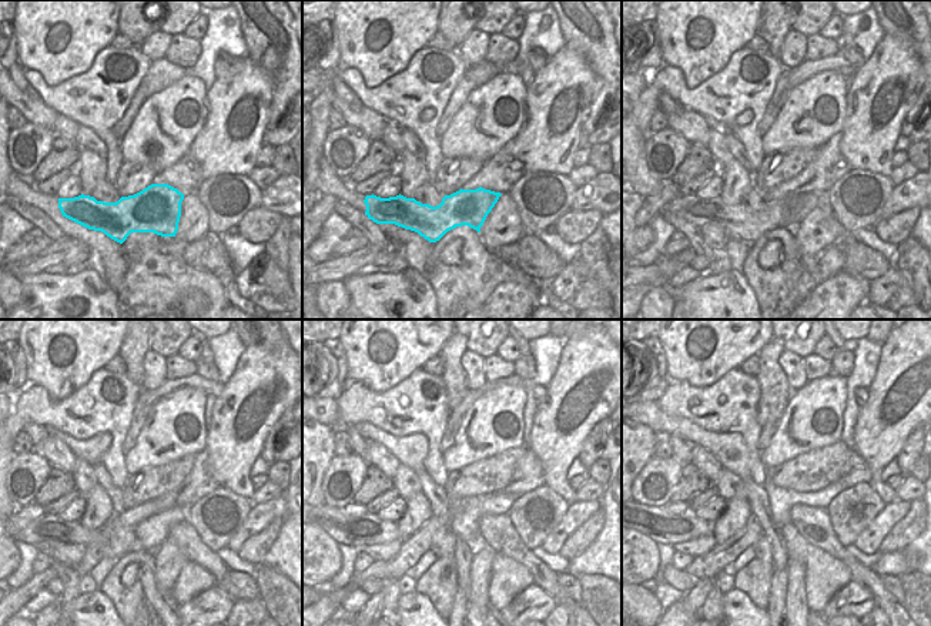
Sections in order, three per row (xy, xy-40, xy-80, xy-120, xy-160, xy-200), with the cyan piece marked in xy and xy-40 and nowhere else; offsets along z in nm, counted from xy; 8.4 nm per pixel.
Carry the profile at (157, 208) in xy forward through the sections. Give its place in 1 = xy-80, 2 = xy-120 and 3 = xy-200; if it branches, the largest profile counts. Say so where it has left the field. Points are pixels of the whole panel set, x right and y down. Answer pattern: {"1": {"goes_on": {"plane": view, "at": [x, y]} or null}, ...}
{"1": {"goes_on": {"plane": "xy-80", "at": [737, 221]}}, "2": {"goes_on": {"plane": "xy-120", "at": [49, 531]}}, "3": {"goes_on": {"plane": "xy-200", "at": [657, 524]}}}

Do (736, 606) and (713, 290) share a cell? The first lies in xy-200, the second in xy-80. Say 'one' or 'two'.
one

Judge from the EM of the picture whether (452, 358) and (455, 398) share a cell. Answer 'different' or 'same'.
same

